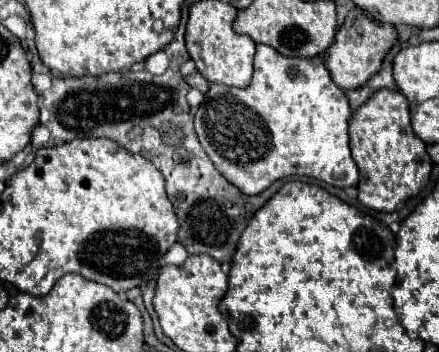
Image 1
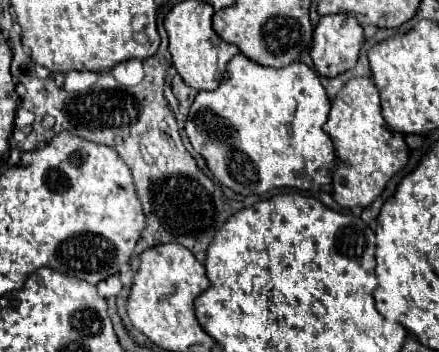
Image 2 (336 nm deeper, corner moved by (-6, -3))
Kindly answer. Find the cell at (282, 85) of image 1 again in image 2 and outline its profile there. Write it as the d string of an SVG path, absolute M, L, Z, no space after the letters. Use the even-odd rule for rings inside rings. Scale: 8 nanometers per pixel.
M237 54L227 64L227 74L217 90L197 92L187 116L185 132L193 148L207 160L207 166L215 178L237 194L259 196L273 188L327 188L332 182L327 170L335 166L337 160L335 146L331 144L327 132L323 132L329 110L331 100L311 66L295 62L287 68L267 68Z

